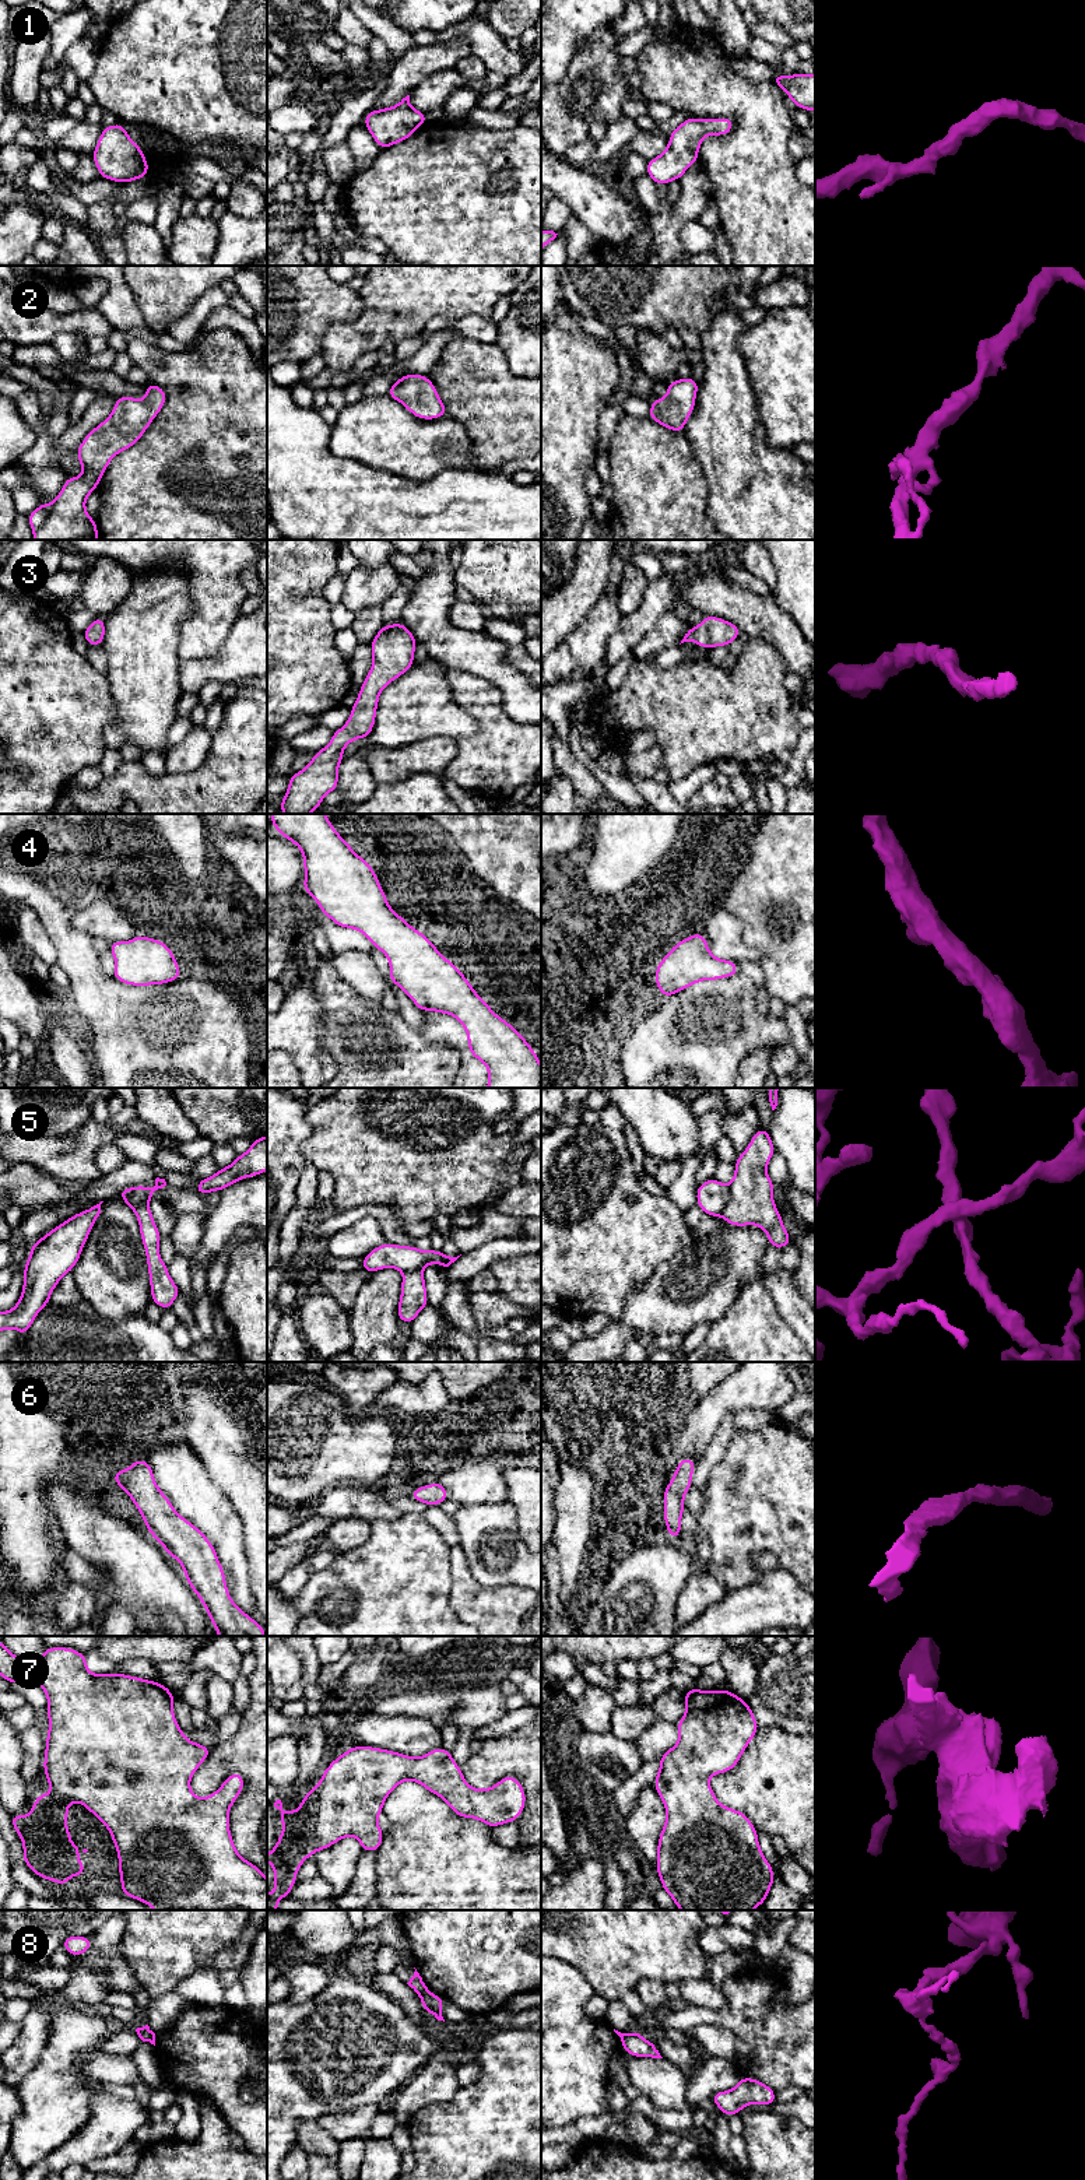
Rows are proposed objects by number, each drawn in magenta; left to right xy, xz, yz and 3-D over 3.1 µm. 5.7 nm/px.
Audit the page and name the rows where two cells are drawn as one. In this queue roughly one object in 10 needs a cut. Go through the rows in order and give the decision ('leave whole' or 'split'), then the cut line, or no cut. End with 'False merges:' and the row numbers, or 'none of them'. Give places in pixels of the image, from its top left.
1: leave whole; no cut
2: leave whole; no cut
3: leave whole; no cut
4: leave whole; no cut
5: split; cut in yz along (727, 1187), (724, 1207), (719, 1215)
6: leave whole; no cut
7: leave whole; no cut
8: split; cut in xz along (427, 1989), (420, 1996)
False merges: 5, 8

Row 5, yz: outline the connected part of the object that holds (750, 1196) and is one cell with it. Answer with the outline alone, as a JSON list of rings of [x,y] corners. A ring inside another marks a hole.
[[[758,1127],[745,1151],[737,1156],[720,1217],[730,1226],[759,1226],[769,1236],[769,1249],[784,1249],[793,1240],[773,1201],[775,1183],[766,1173],[775,1152],[770,1133]]]

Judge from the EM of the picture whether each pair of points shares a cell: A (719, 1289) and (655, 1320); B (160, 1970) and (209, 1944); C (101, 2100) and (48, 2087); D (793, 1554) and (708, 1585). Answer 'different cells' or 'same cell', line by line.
A: same cell
B: same cell
C: different cells
D: different cells

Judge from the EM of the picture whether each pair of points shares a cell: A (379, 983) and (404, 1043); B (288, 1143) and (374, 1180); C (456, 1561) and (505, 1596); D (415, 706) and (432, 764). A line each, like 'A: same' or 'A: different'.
A: different
B: different
C: same
D: different

